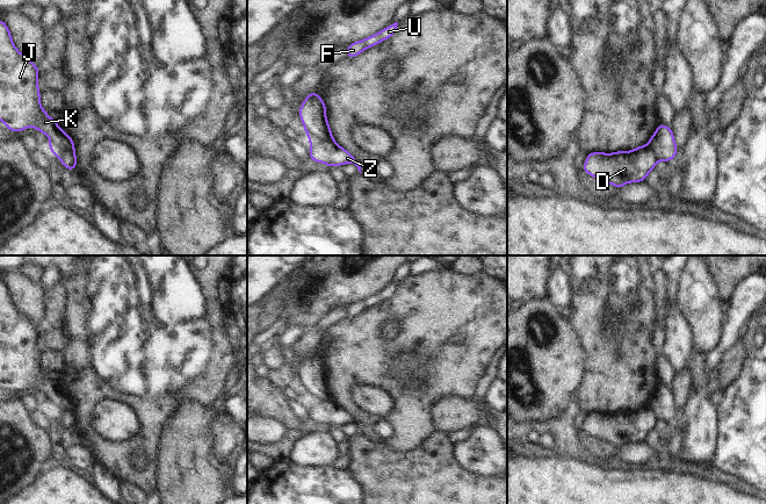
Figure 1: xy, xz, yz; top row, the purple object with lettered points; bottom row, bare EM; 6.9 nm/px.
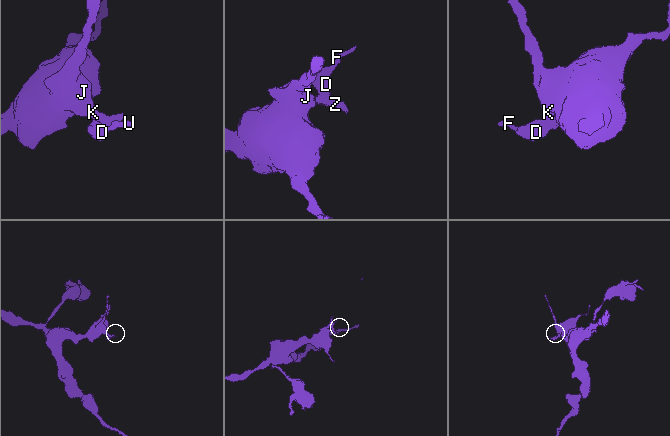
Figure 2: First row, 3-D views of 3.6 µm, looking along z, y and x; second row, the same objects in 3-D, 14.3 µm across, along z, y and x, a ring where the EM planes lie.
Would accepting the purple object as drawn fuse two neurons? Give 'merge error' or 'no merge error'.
merge error

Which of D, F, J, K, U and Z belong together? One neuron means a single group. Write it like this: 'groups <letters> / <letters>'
groups D F U / J K Z

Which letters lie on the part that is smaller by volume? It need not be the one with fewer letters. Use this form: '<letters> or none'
D, F, U

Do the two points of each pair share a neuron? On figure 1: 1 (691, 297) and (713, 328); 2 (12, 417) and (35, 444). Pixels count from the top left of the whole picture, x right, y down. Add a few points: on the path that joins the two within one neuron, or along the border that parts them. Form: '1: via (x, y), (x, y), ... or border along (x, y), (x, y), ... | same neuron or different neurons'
1: via (698, 304), (702, 309), (706, 321) | same neuron
2: via (15, 424), (28, 437) | same neuron

